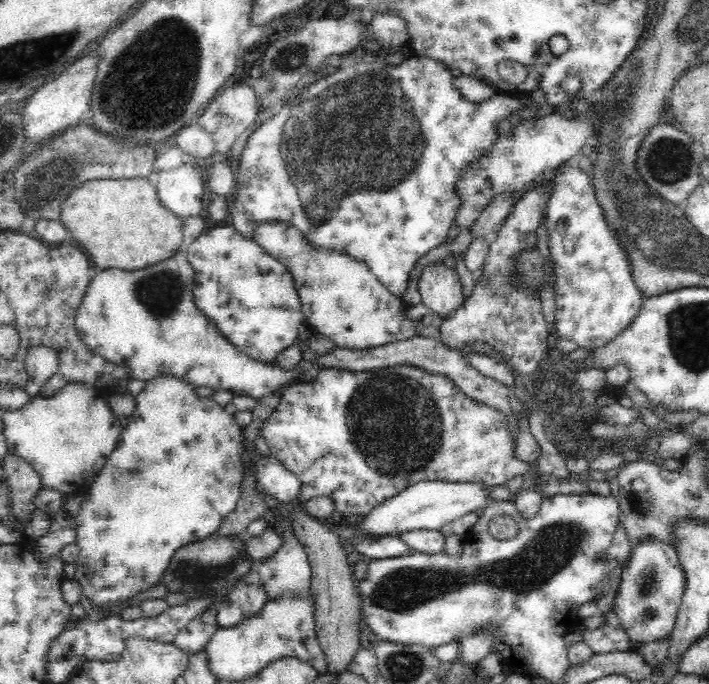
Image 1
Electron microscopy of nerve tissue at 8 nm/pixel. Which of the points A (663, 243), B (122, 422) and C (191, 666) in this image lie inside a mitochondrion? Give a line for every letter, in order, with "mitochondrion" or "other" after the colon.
A: mitochondrion
B: other
C: other

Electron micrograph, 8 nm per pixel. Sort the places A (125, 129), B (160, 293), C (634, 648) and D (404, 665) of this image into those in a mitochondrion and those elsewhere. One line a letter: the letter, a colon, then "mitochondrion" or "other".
A: mitochondrion
B: mitochondrion
C: other
D: mitochondrion

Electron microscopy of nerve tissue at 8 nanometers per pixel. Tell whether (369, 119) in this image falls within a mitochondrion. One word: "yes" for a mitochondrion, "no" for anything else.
yes

